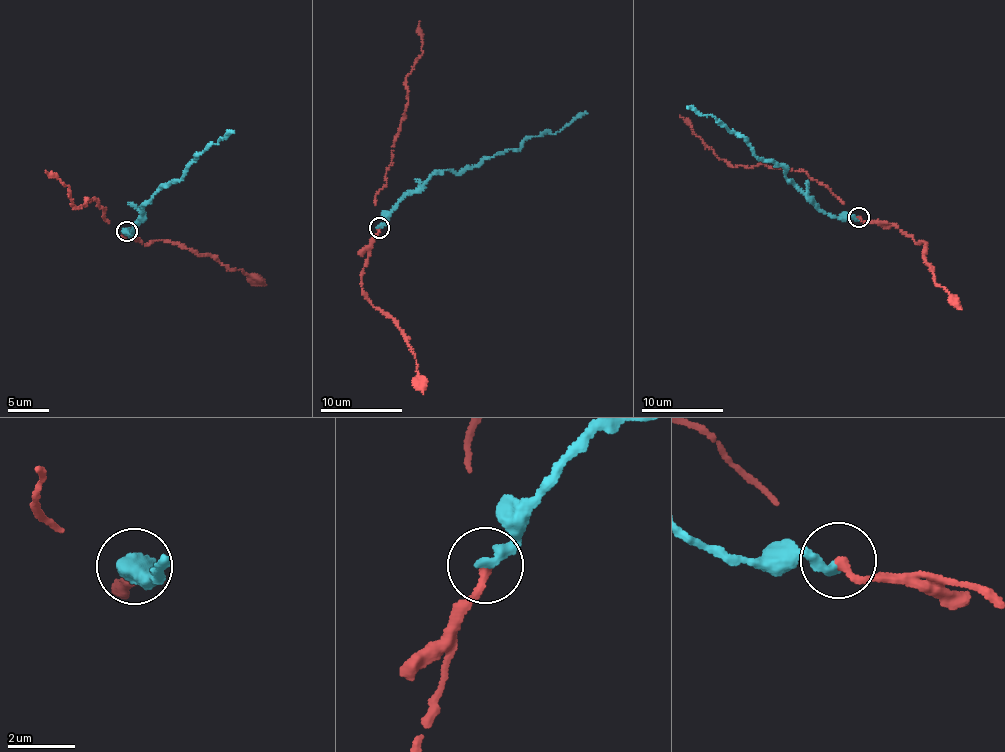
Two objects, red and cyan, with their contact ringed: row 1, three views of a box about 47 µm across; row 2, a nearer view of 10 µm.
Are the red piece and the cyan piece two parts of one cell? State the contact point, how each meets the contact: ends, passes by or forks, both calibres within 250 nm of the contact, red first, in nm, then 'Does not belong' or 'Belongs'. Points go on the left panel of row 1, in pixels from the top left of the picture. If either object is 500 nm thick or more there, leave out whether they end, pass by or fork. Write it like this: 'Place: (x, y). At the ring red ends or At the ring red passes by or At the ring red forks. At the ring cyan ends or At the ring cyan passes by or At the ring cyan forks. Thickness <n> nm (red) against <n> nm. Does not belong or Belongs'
Place: (127, 231). At the ring red ends. At the ring cyan ends. Thickness 280 nm (red) against 340 nm. Does not belong

